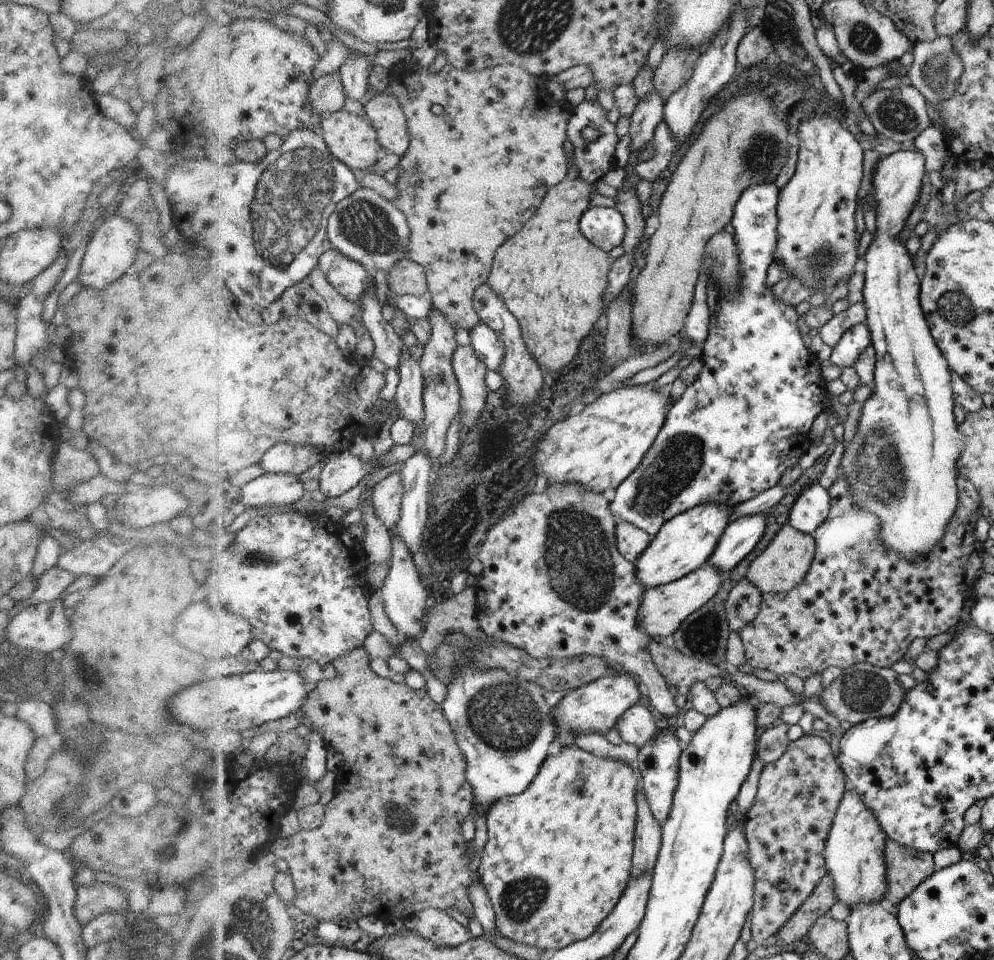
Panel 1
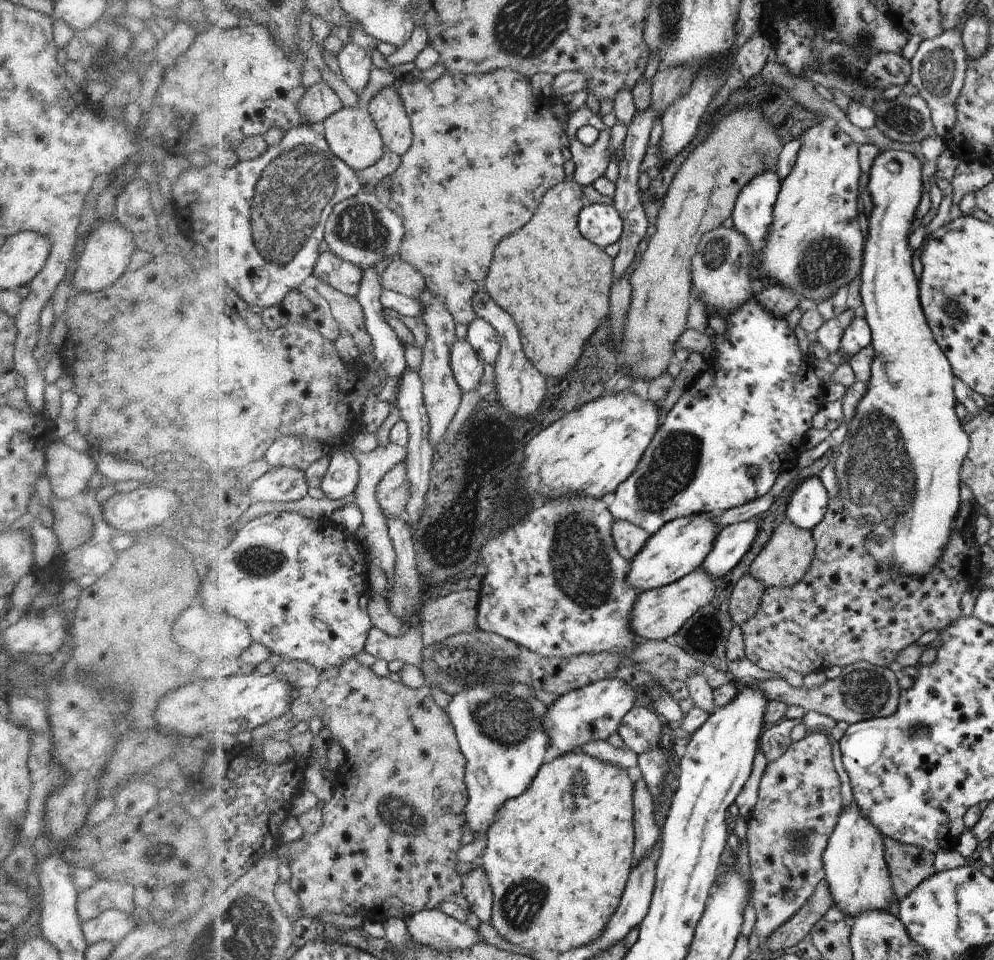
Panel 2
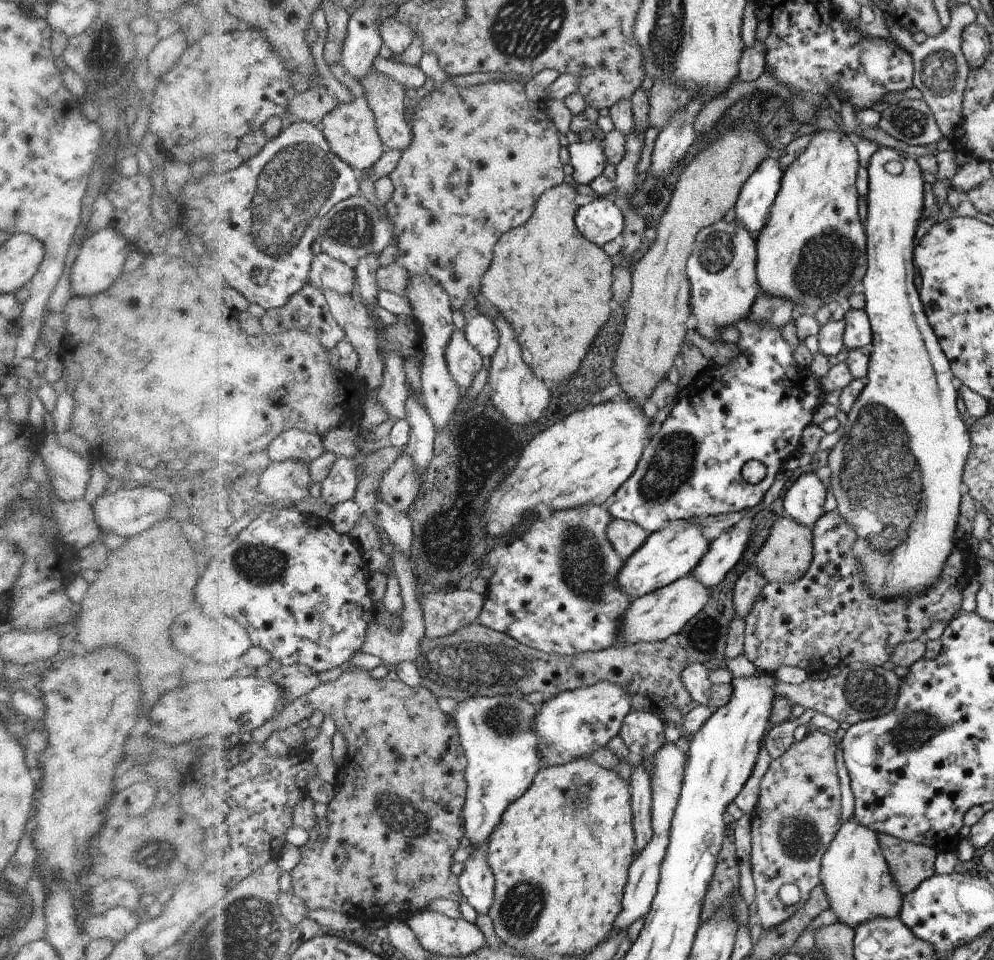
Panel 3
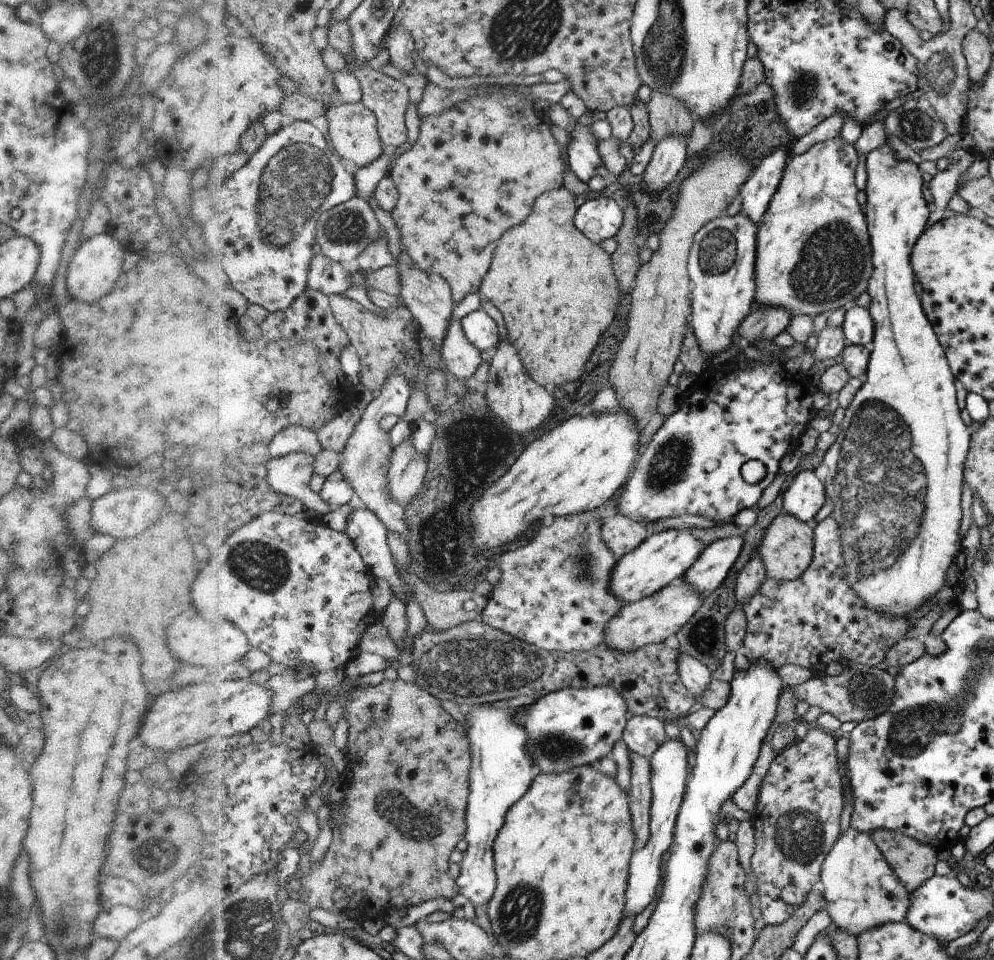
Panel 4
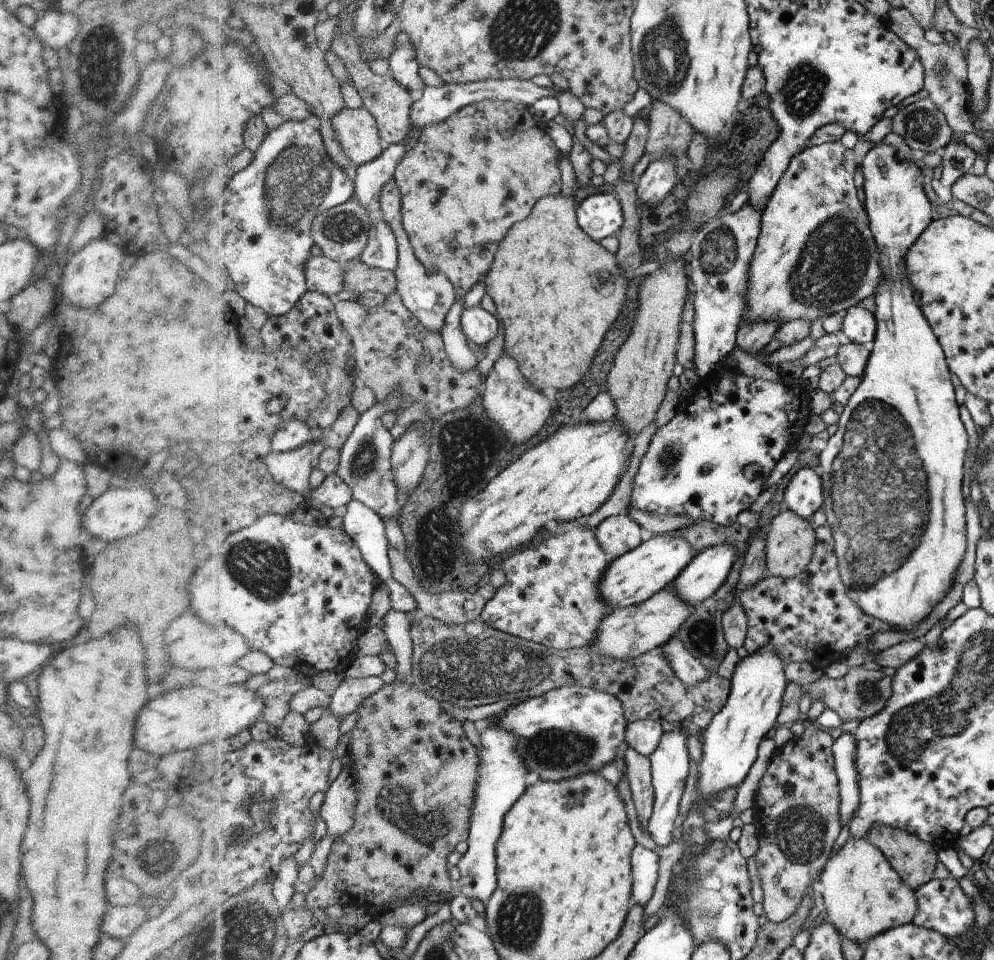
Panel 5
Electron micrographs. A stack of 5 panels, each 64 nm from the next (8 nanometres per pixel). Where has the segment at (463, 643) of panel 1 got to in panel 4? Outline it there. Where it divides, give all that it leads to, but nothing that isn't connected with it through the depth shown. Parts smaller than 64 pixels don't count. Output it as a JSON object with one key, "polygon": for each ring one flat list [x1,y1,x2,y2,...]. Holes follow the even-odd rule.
{"polygon":[[491,703,464,708,463,712,470,728,466,730,471,752,469,772,469,797,466,809,464,839,468,848,464,851,461,875,457,879,468,900,478,906,488,904,497,890,497,873,494,860,494,844,509,808,520,800,533,784,532,772,535,762,529,755,529,736,515,718,518,709,498,709]]}

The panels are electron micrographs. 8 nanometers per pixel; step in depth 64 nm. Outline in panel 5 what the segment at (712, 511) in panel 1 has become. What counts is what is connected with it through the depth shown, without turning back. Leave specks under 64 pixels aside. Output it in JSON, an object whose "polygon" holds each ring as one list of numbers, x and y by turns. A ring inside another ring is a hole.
{"polygon":[[669,531,653,535,650,540,642,543,641,547,634,548,610,562,602,584,598,584,602,600,612,608,645,603,667,585,671,585,696,554,693,545,680,532]]}

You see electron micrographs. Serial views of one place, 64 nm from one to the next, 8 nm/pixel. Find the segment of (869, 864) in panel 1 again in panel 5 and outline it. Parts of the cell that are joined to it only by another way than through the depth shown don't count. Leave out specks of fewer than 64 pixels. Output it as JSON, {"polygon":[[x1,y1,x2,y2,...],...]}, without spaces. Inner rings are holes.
{"polygon":[[848,838,838,852,830,858,819,878,824,886,823,902,827,920,835,927,839,935,862,944,888,928,912,923,918,911,917,896,914,889,902,880,885,858,885,854,866,838]]}

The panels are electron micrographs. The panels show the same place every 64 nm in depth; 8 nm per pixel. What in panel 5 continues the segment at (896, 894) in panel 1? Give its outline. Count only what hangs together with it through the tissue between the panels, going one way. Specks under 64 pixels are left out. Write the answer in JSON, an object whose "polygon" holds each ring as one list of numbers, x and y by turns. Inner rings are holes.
{"polygon":[[874,824,865,838,885,854,886,860,910,888,916,890,935,878,938,856,930,844,914,834]]}

